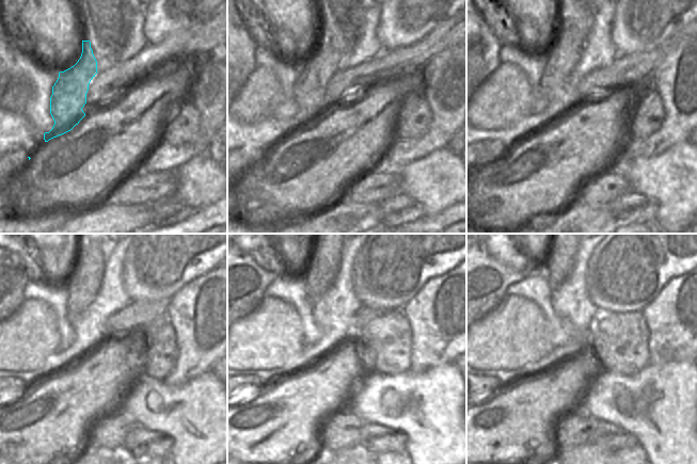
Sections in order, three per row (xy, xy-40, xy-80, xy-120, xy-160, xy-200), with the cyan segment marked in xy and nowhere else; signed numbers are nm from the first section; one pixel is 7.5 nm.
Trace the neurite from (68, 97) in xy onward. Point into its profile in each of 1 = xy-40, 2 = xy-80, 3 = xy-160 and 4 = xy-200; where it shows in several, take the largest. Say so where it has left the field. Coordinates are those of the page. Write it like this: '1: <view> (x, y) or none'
1: xy-40 (310, 88)
2: xy-80 (563, 57)
3: xy-160 (326, 260)
4: xy-200 (560, 261)

